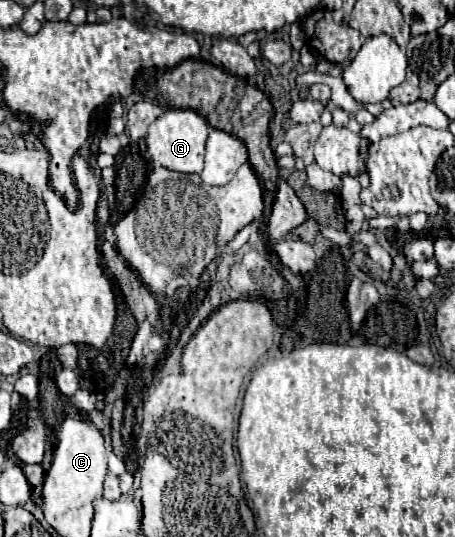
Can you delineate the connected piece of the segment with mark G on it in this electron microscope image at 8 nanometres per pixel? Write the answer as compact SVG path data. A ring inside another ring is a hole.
M165 108L165 112L149 126L149 134L147 134L149 160L151 160L151 164L159 164L159 166L175 170L175 172L201 174L207 134L209 134L209 124L195 110Z

